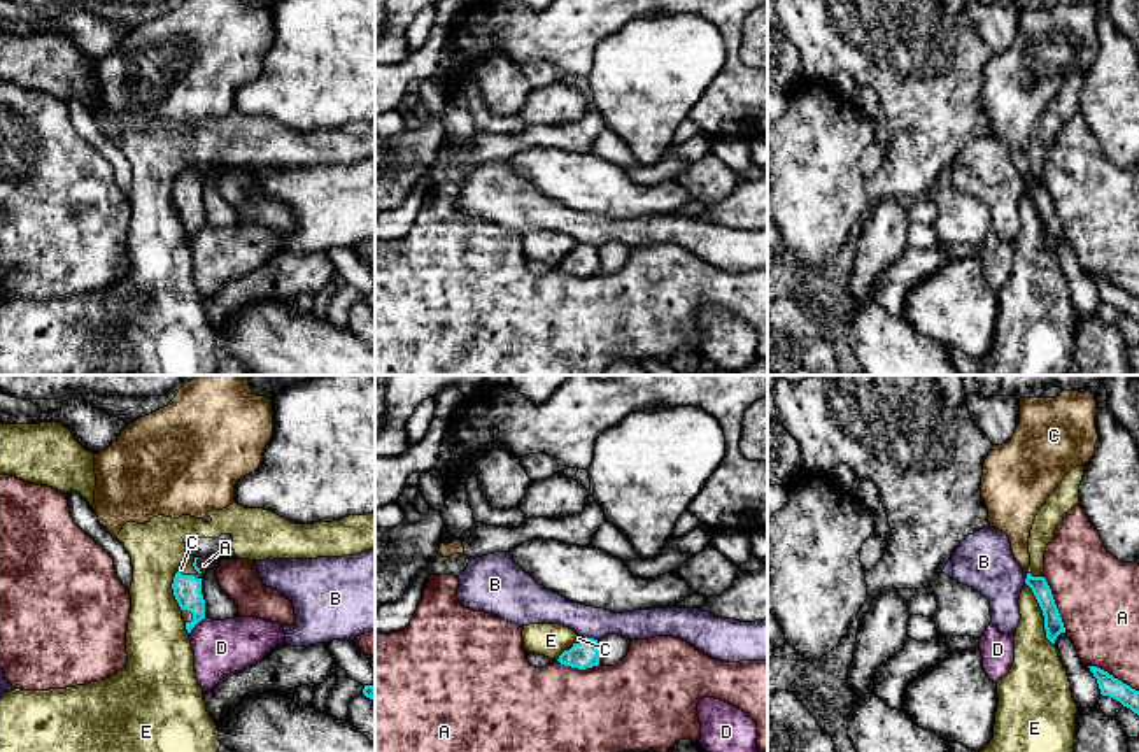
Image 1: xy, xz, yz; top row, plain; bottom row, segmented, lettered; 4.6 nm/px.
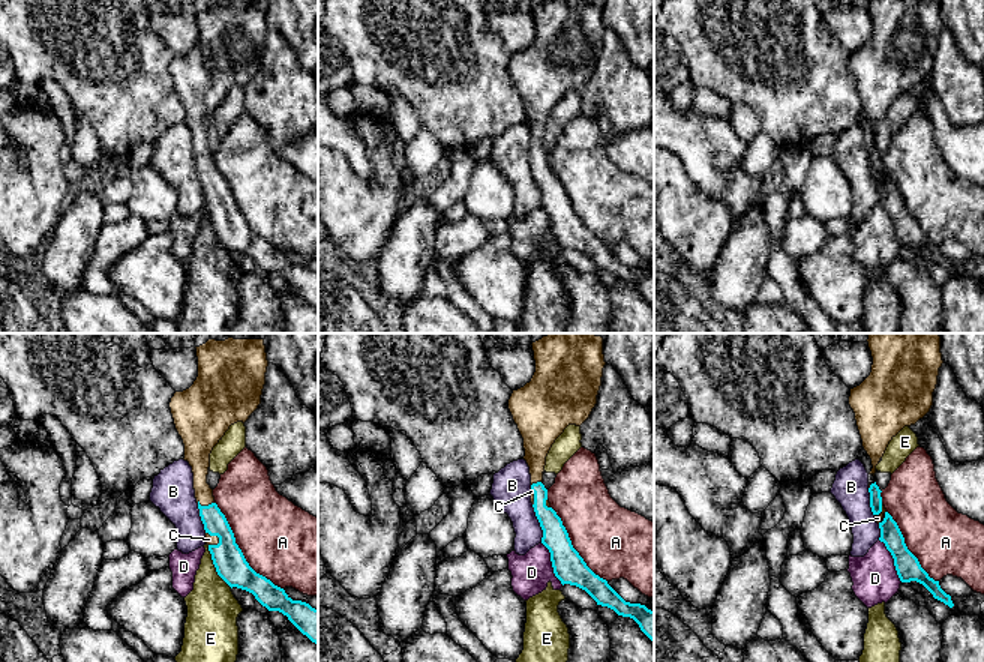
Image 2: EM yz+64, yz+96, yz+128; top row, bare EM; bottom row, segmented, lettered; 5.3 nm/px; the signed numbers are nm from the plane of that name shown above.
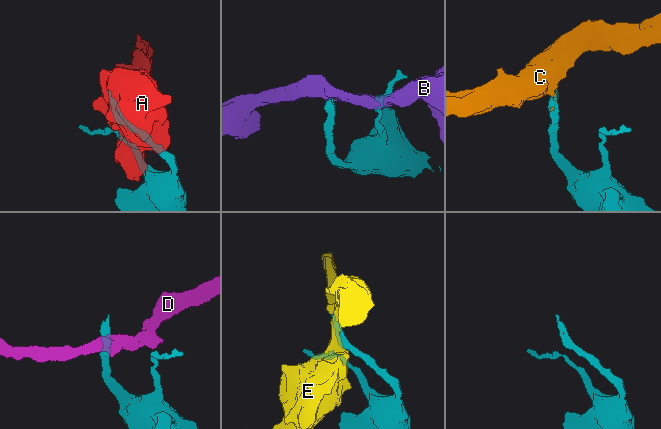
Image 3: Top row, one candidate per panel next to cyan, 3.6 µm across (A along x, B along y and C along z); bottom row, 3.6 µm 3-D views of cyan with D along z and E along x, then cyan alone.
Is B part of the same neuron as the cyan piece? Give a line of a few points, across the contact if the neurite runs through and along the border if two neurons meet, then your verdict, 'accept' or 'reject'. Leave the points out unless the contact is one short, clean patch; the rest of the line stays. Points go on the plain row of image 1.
xz (584, 244), (596, 248) | reject

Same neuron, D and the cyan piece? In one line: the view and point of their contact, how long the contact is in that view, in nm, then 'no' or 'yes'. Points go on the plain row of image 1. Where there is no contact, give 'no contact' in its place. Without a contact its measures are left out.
xy (197, 230) | 110 nm | no

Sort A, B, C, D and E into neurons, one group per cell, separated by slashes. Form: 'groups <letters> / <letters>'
groups A / B / C / D / E

